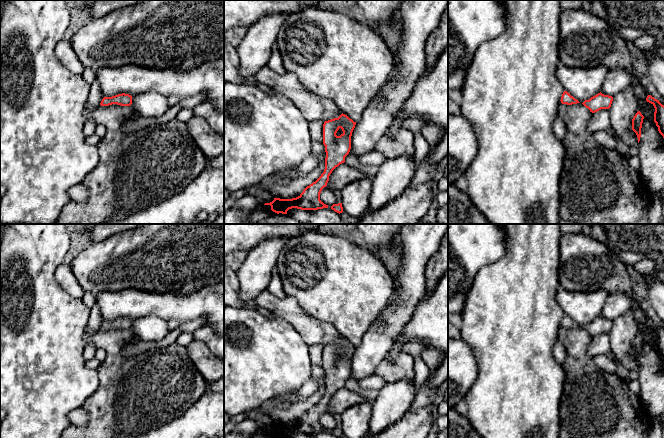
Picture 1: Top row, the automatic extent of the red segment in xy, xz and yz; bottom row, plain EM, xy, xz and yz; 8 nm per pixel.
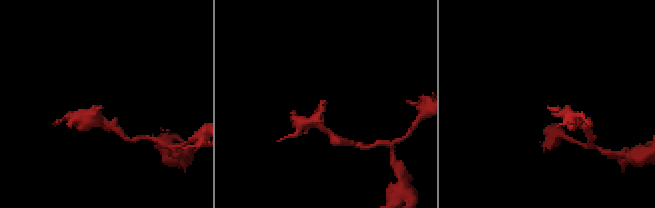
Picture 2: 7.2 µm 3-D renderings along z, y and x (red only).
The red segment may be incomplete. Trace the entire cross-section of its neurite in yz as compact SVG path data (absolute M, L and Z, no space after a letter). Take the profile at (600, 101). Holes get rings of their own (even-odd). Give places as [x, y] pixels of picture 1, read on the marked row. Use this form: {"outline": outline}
{"outline": "M601 92L597 95L591 97L589 100L585 100L582 104L590 110L590 112L595 113L601 109L609 109L611 107L613 97L609 95L604 95Z"}

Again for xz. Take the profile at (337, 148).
{"outline": "M343 113L338 118L325 121L323 124L323 144L326 152L324 172L298 197L292 199L274 198L272 202L264 205L270 205L271 210L277 214L287 214L287 211L292 208L301 210L328 208L328 205L320 200L320 193L327 186L332 171L345 162L345 157L351 149L351 136L355 125L356 122Z"}

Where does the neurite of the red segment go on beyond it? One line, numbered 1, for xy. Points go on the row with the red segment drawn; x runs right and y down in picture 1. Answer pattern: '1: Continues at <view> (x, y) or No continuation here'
1: No continuation here

